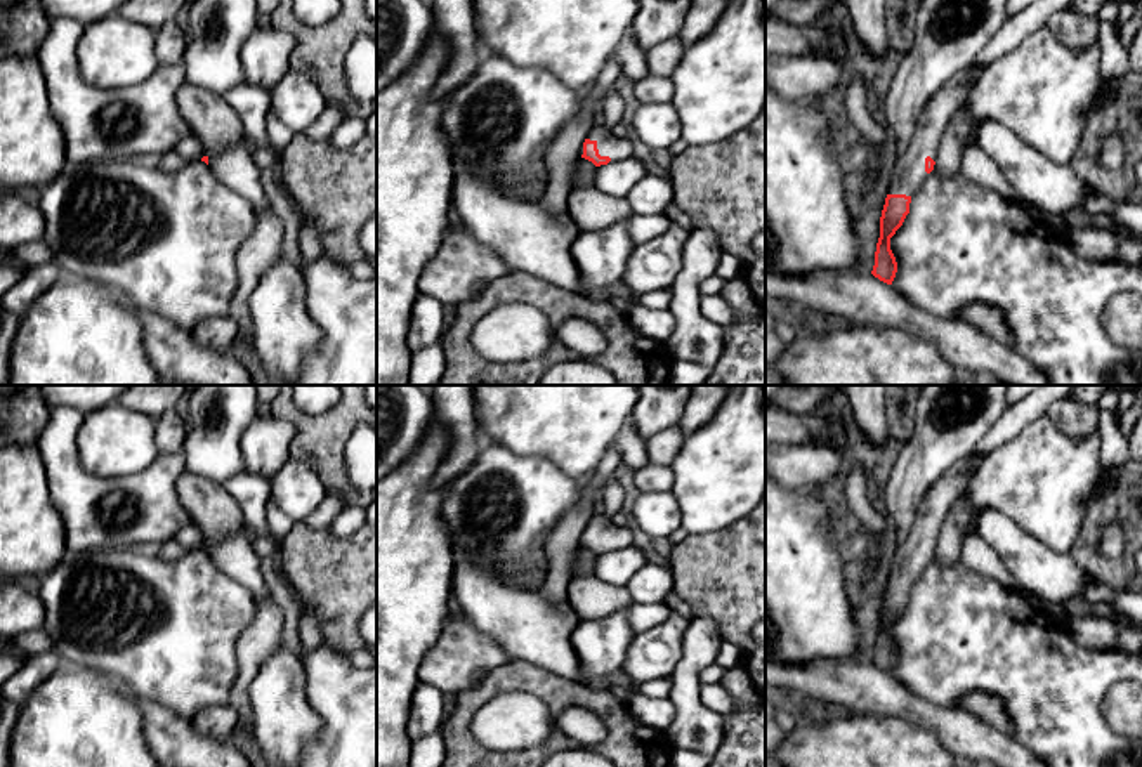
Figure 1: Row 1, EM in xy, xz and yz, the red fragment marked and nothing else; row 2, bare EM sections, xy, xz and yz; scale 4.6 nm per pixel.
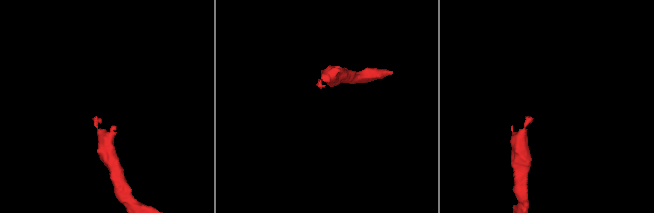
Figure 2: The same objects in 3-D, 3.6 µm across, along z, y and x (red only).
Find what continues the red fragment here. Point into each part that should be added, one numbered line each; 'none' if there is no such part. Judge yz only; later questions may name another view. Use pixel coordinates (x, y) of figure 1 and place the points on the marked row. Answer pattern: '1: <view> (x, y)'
1: yz (908, 172)

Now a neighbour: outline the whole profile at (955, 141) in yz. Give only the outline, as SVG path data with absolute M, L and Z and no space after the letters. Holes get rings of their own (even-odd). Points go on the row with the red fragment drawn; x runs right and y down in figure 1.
M965 102L951 118L935 156L934 170L941 175L960 172L962 156L970 144L968 104Z

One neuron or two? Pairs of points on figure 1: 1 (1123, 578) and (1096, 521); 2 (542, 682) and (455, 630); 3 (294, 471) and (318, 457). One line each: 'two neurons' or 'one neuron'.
1: one neuron
2: two neurons
3: two neurons

